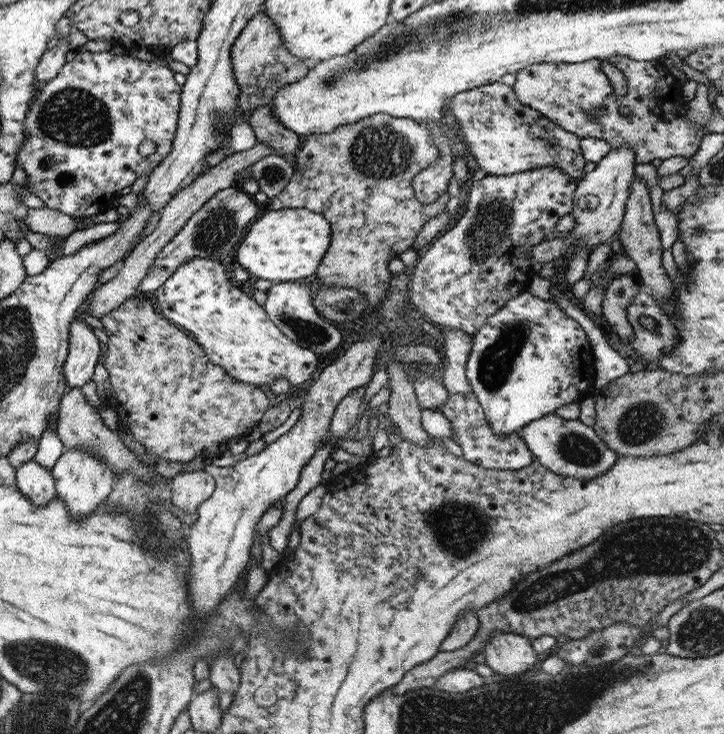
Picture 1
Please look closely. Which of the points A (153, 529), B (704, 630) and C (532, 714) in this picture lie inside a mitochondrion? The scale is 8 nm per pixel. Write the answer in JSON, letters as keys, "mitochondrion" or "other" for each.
{"A":"mitochondrion","B":"mitochondrion","C":"mitochondrion"}

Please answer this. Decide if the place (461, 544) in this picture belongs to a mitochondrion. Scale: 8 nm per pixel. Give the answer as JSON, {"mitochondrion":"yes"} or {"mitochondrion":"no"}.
{"mitochondrion":"yes"}

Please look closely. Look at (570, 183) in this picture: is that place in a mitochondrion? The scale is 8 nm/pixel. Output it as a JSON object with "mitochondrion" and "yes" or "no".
{"mitochondrion":"no"}

